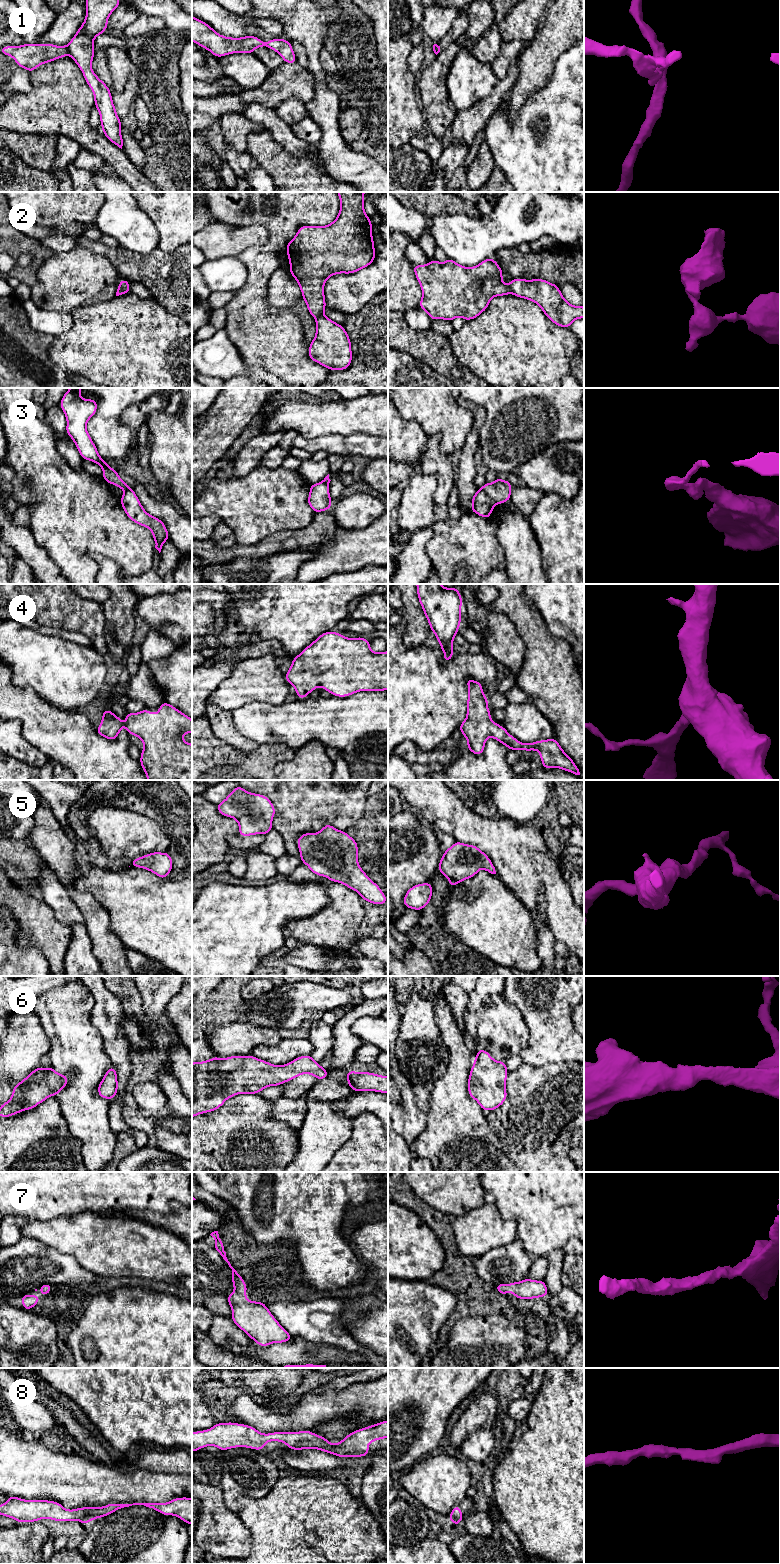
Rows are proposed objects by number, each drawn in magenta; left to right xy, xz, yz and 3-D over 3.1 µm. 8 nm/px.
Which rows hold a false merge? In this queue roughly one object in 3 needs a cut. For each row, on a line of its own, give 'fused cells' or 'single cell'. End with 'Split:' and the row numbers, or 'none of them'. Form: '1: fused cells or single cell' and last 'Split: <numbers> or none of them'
1: fused cells
2: fused cells
3: fused cells
4: single cell
5: single cell
6: single cell
7: single cell
8: single cell
Split: 1, 2, 3

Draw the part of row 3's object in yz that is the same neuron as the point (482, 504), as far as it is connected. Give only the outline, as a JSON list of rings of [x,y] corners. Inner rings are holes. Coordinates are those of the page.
[[[479,489],[472,497],[470,511],[488,519],[495,505],[496,503],[482,489]]]

